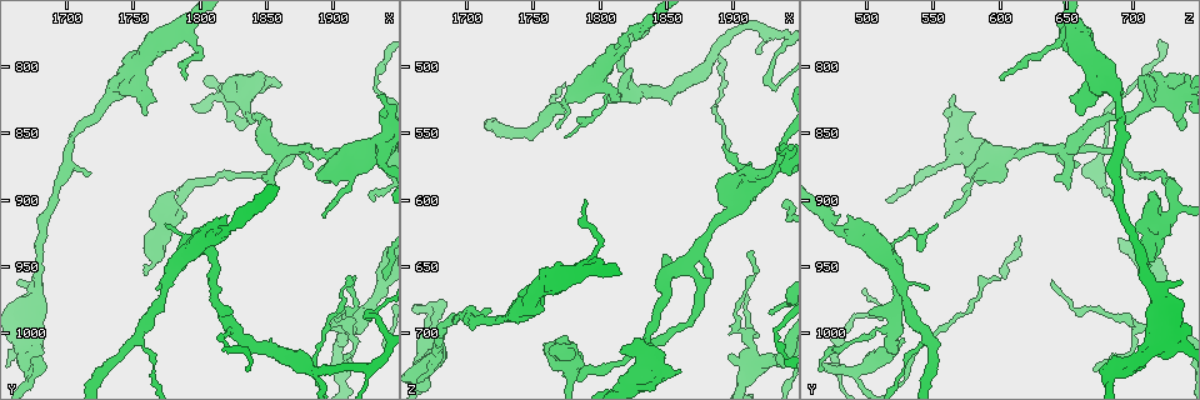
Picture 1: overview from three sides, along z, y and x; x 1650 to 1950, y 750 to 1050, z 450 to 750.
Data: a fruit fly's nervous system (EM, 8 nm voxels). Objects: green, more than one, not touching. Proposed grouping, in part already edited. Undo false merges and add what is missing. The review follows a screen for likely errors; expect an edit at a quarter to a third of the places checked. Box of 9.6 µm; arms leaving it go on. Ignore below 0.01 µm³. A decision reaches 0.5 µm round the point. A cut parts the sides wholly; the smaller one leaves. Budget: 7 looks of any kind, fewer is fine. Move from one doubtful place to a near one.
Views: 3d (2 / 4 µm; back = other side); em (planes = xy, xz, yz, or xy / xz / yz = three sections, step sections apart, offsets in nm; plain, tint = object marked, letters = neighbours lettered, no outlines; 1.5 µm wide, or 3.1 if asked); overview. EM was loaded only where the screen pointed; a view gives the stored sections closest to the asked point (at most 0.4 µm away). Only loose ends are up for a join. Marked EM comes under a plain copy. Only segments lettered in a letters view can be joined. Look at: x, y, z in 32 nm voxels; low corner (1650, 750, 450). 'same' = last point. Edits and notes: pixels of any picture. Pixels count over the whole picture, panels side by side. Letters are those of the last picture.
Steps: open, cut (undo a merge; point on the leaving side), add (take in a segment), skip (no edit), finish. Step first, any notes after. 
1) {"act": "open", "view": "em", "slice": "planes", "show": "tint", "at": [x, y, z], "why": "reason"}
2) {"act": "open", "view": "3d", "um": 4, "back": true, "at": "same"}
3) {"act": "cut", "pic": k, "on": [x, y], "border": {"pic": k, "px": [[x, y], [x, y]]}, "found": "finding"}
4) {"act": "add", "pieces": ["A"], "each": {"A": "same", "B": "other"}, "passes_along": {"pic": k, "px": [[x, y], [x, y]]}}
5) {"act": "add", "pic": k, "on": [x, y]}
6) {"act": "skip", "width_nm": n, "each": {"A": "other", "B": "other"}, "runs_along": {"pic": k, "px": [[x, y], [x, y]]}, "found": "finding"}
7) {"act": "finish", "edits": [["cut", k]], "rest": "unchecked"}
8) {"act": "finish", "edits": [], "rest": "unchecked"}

{"act": "open", "view": "3d", "um": 4, "at": [1916, 962, 598], "why": "an open end"}

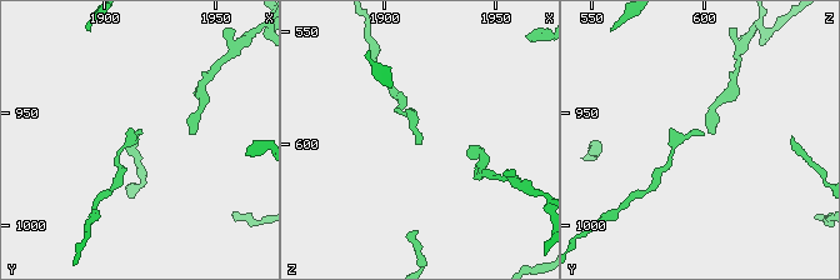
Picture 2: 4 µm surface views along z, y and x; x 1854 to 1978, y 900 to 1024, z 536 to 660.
{"act": "open", "view": "em", "slice": "xy", "step": 8, "show": "letters", "at": [1915, 960, 599], "why": "shape alone is not enough"}

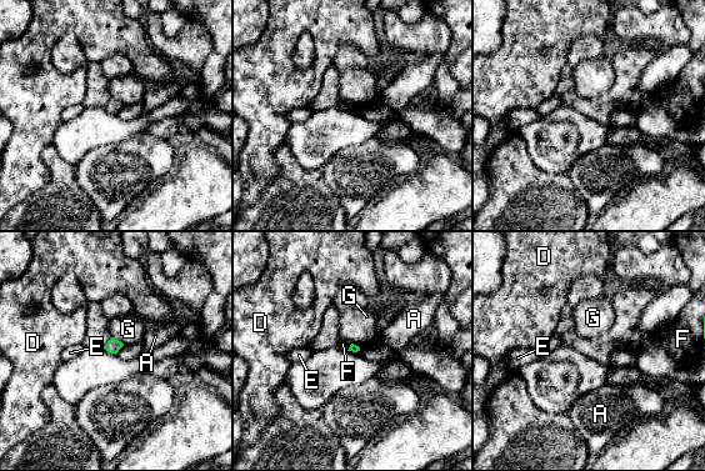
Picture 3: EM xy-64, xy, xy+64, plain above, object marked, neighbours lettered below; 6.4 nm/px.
{"act": "open", "view": "em", "slice": "planes", "show": "letters", "at": "same"}

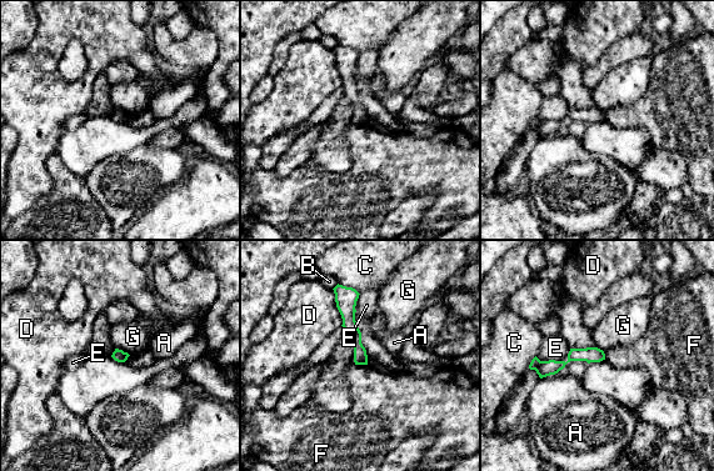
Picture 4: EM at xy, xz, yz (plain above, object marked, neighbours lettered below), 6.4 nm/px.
{"act": "skip", "width_nm": 80, "each": {"A": "other", "B": "other", "C": "other", "D": "other", "E": "other", "F": "other", "G": "other"}, "runs_along": {"pic": 4, "px": [[338, 289], [364, 361]]}, "found": "none of them fits"}

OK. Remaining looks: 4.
{"act": "open", "view": "3d", "um": 4, "at": [1864, 864, 650], "why": "sharp bend"}

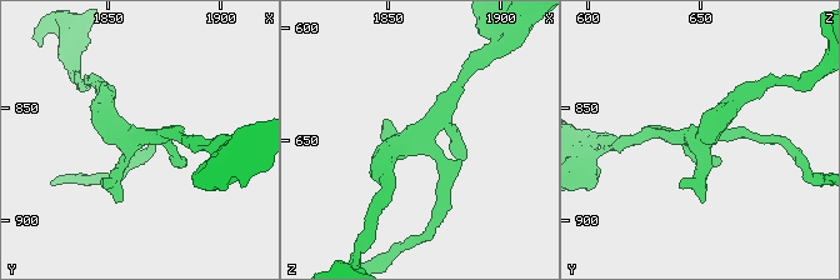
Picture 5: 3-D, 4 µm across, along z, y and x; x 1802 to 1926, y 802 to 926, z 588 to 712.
{"act": "open", "view": "em", "slice": "yz", "step": 8, "show": "letters", "at": [1861, 863, 649]}

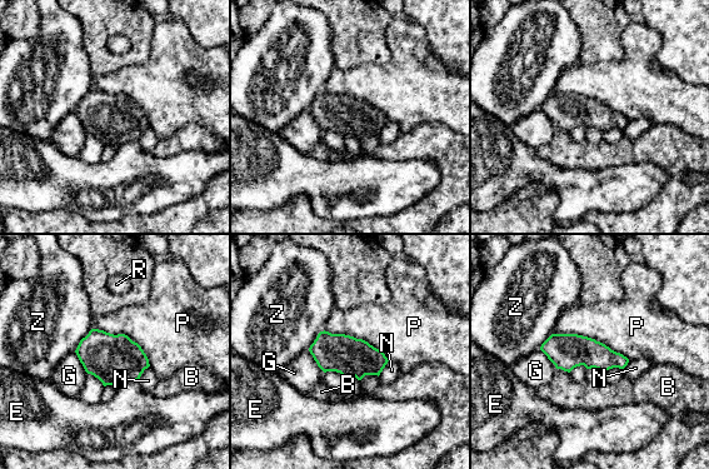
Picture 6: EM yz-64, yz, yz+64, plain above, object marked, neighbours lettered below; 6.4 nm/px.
{"act": "skip", "each": {"B": "other", "E": "other", "G": "other", "N": "other", "P": "other", "R": "other", "Z": "other"}, "border": {"pic": 6, "px": [[552, 333], [594, 338], [629, 359]]}, "found": "one cell here"}

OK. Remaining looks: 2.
{"act": "open", "view": "em", "slice": "xy", "step": 8, "show": "letters", "at": [1720, 878, 684], "why": "branch stops here"}

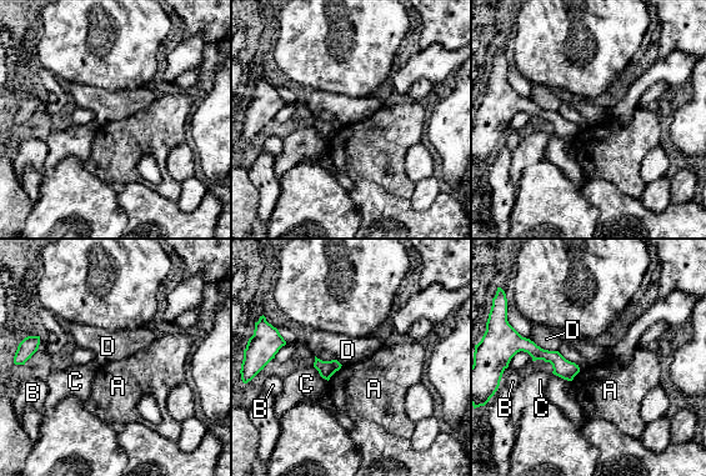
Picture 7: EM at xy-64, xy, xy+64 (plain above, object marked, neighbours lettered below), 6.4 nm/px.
{"act": "skip", "each": {"A": "other", "B": "other", "C": "other", "D": "other"}, "border": {"pic": 7, "px": [[529, 339], [544, 349], [557, 351]]}, "found": "no lettered segment goes on from it"}

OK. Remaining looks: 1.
{"act": "finish", "edits": [], "rest": "unchecked"}

